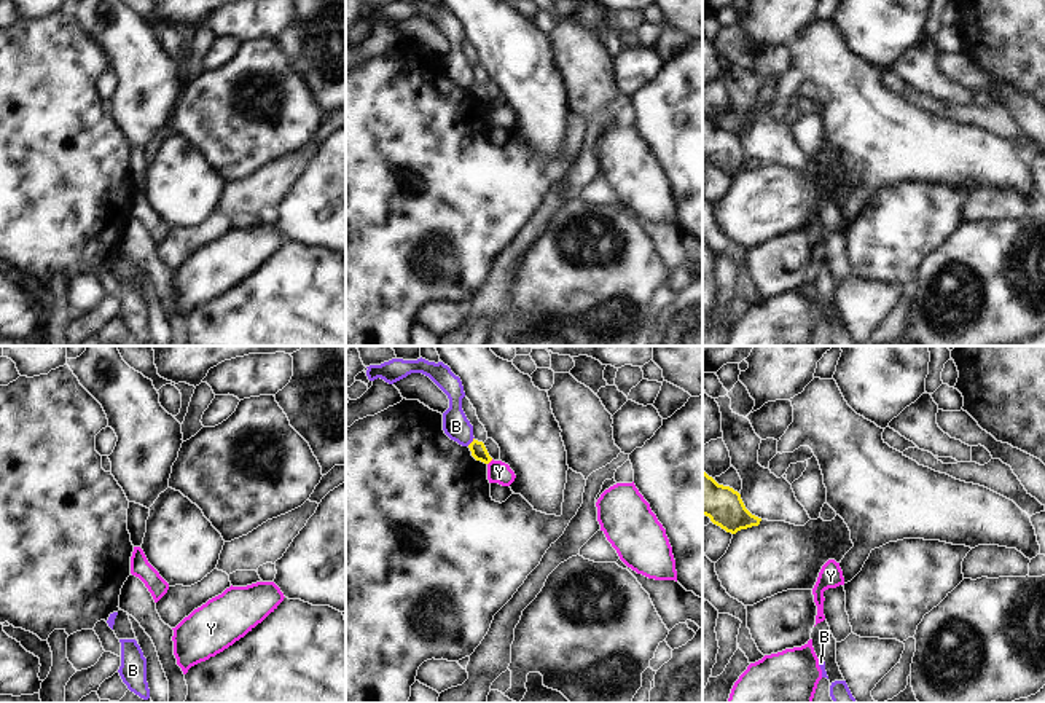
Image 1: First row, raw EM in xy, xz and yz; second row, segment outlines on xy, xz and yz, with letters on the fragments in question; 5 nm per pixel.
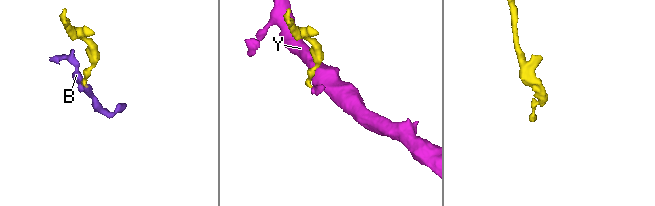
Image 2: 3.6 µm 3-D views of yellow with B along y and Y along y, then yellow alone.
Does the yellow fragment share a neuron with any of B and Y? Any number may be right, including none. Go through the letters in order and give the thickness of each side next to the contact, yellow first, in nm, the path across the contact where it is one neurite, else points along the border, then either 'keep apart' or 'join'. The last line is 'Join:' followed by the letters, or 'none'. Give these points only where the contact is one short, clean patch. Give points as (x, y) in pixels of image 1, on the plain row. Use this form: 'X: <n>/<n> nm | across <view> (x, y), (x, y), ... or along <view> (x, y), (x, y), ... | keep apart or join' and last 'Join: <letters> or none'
B: 80/140 nm | along xz (473, 80), (467, 88) | keep apart
Y: 80/110 nm | along xz (493, 102), (488, 107) | keep apart
Join: none

